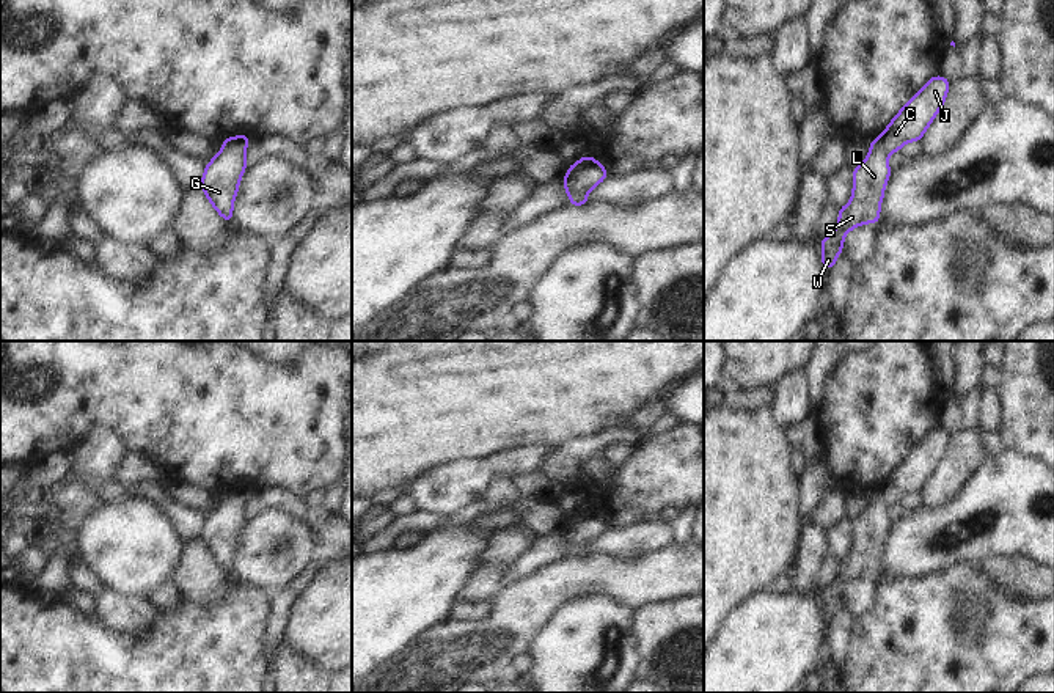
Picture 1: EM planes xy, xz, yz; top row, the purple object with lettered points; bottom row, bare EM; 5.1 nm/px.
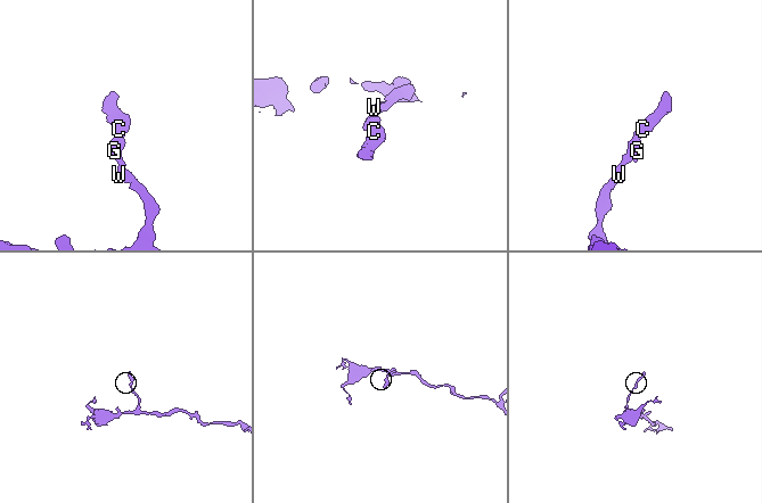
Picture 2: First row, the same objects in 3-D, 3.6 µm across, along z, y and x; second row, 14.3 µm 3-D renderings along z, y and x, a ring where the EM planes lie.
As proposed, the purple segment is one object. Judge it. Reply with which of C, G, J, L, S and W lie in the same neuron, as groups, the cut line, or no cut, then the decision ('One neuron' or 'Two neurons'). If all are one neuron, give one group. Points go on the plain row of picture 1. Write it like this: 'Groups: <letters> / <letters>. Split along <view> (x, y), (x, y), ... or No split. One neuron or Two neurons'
Groups: C G J L S W. No split. One neuron

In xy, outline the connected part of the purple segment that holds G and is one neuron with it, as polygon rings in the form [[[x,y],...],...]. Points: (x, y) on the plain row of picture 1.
[[[247,486],[221,492],[223,500],[206,517],[201,530],[199,539],[226,575],[232,572],[232,556],[247,522],[245,504],[250,492]]]

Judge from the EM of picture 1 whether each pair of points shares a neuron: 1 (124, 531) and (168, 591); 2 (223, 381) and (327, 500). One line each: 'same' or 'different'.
1: same
2: different

